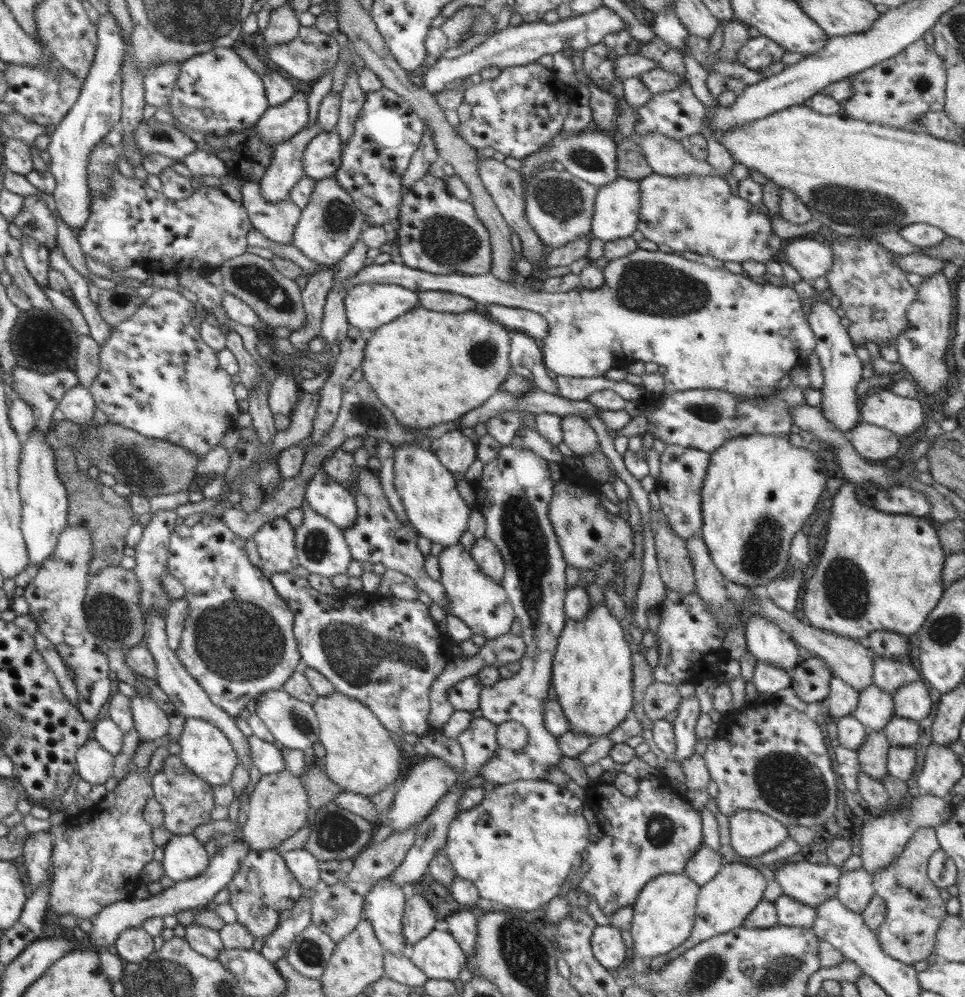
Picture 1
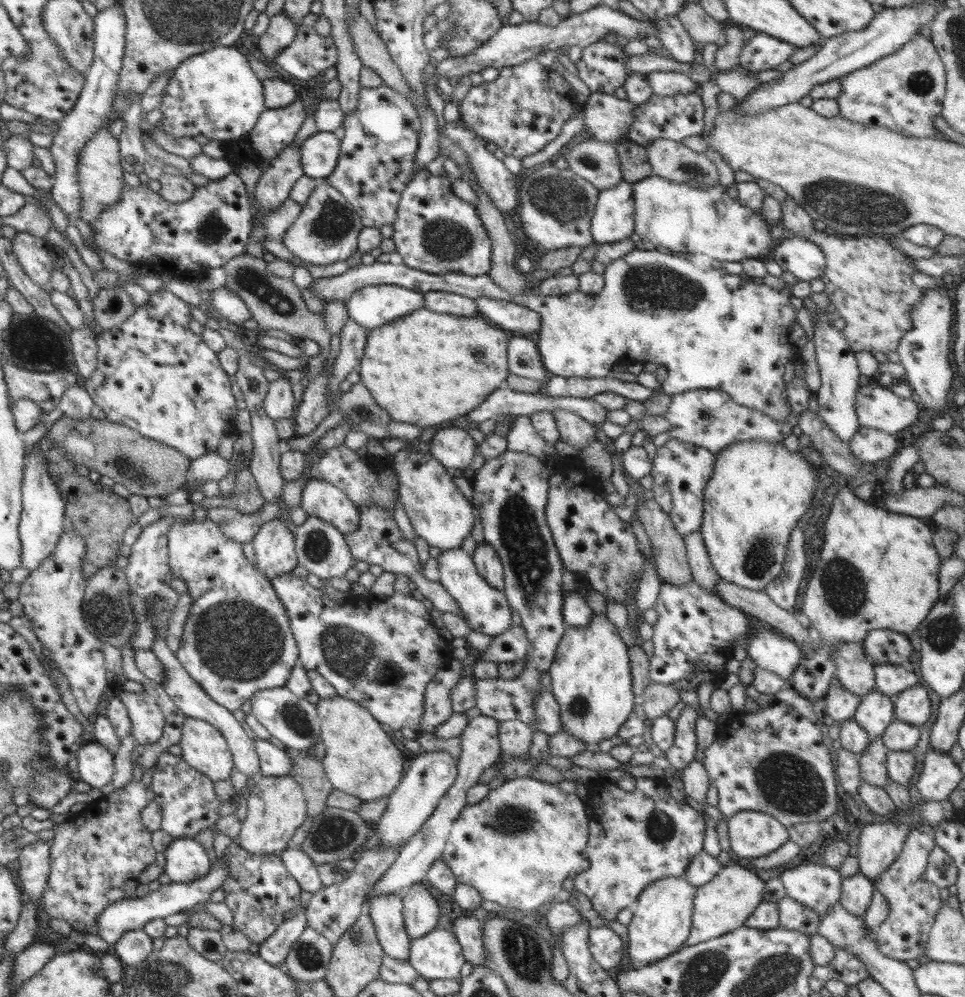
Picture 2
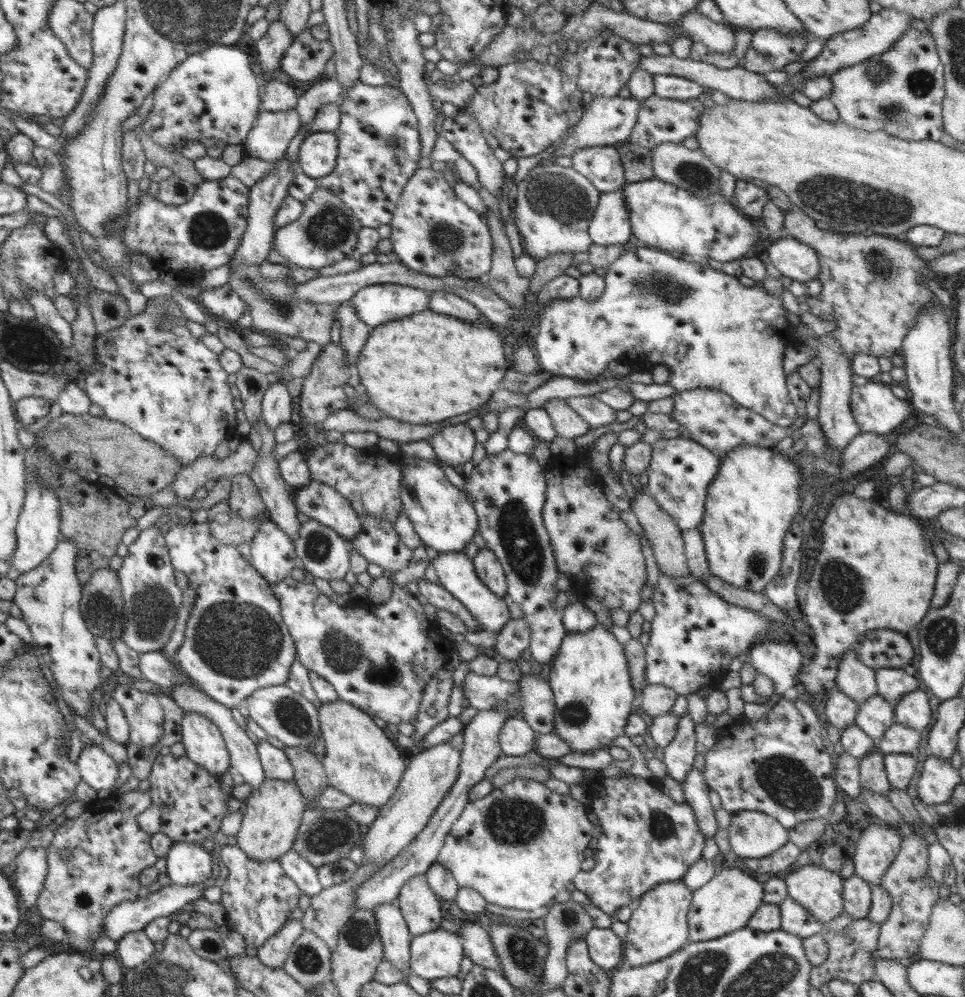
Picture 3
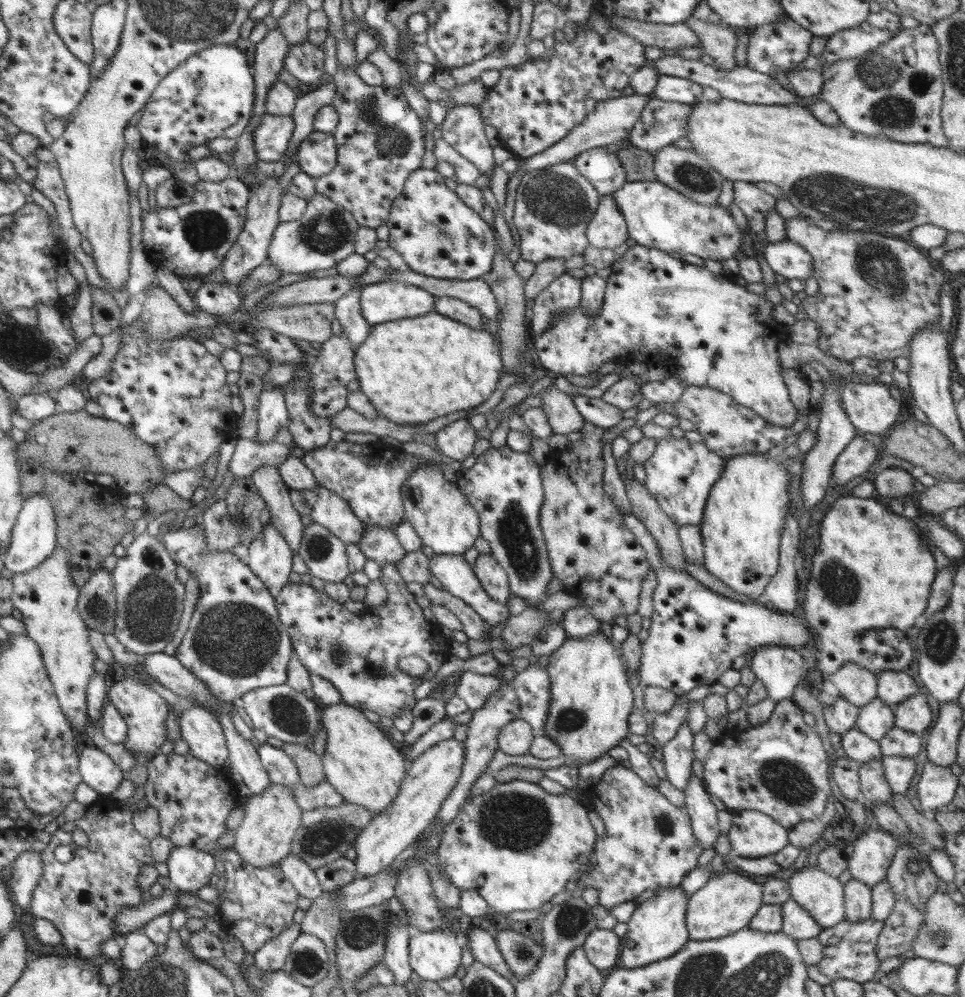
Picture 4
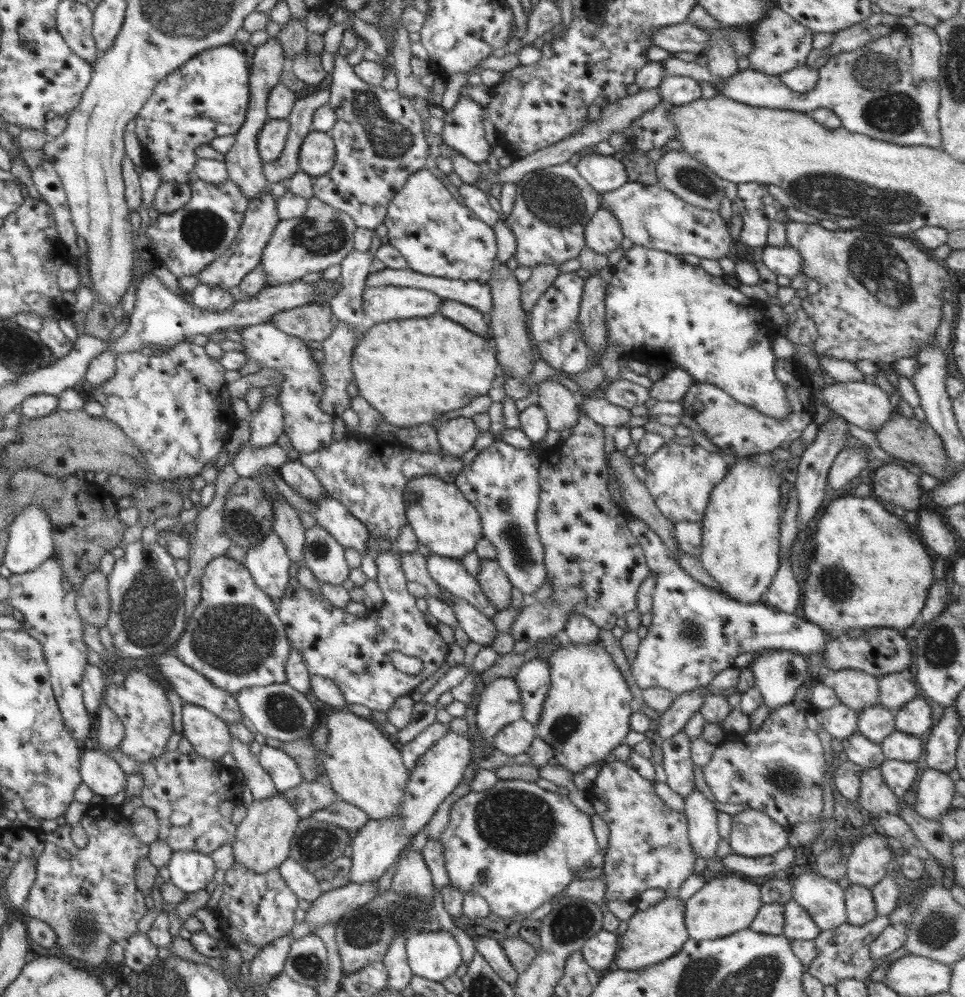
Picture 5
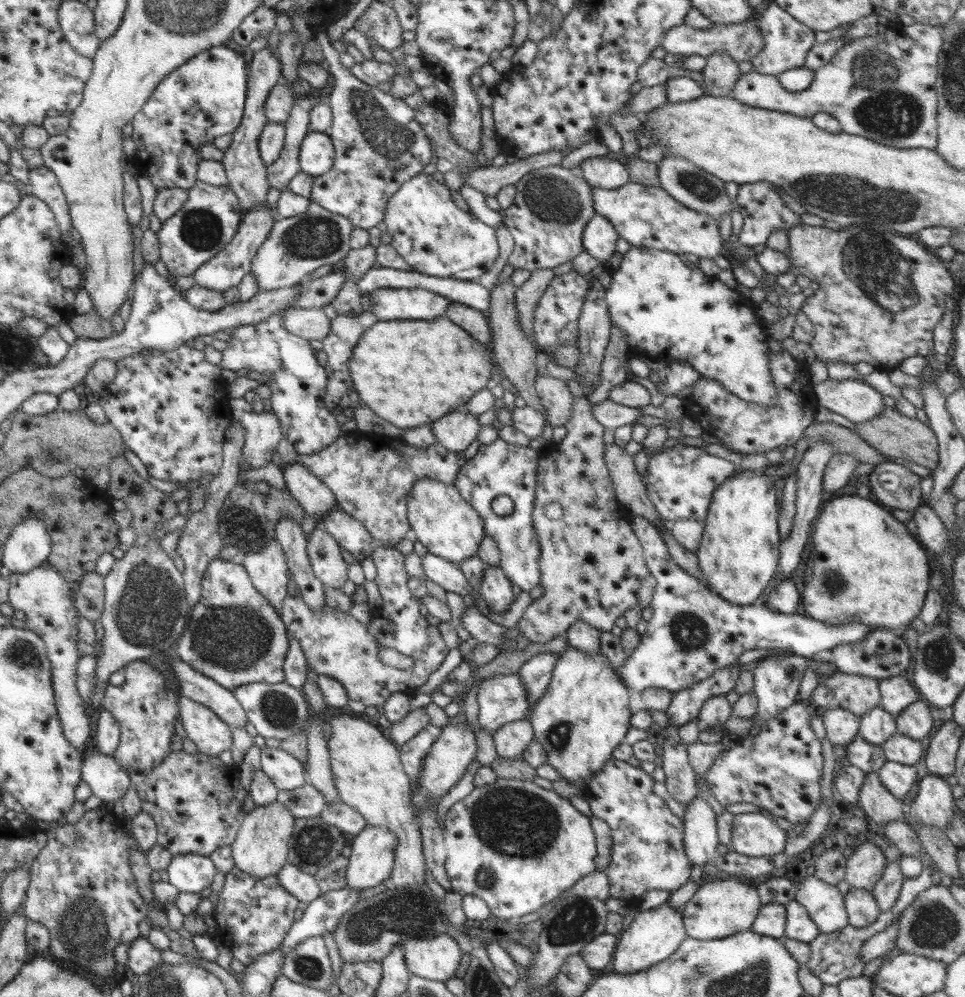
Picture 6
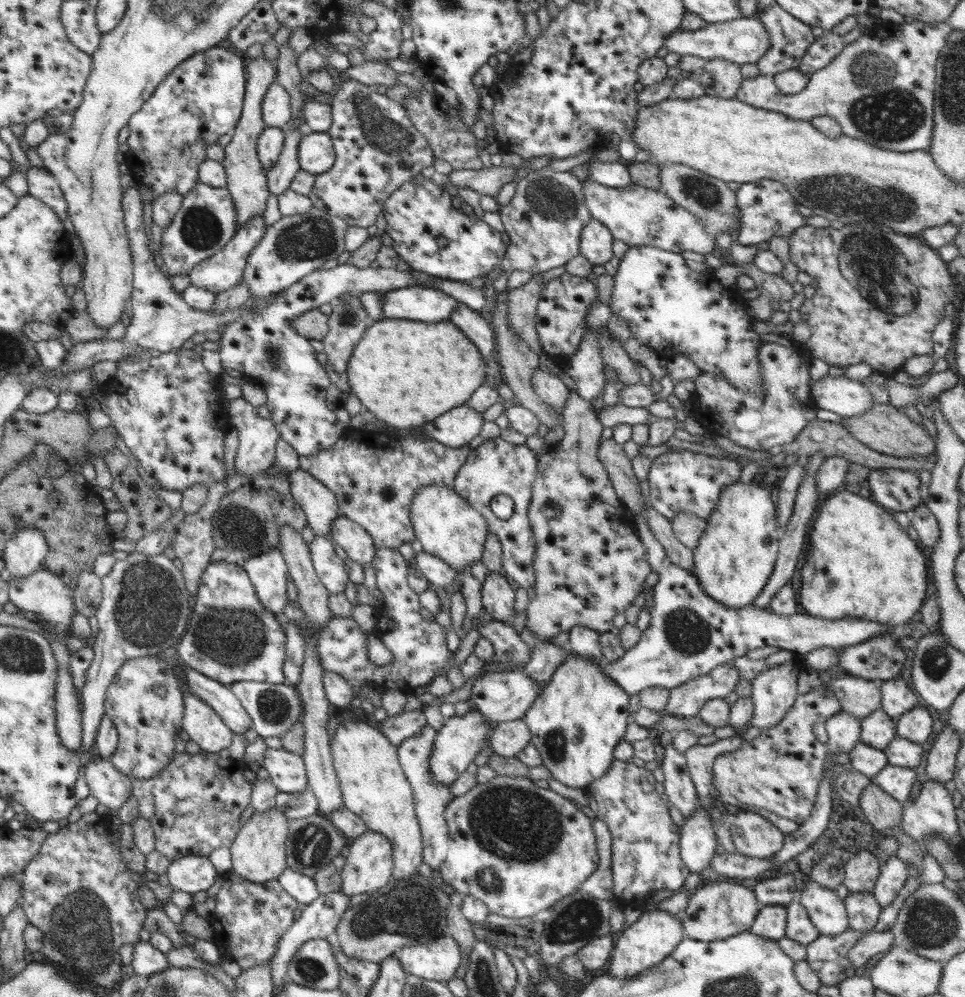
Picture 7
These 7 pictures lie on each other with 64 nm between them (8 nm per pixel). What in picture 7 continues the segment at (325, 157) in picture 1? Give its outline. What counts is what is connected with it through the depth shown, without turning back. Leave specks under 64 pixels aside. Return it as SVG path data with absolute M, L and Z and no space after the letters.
M313 132L300 140L298 146L299 168L310 175L330 171L335 162L332 140L327 133Z

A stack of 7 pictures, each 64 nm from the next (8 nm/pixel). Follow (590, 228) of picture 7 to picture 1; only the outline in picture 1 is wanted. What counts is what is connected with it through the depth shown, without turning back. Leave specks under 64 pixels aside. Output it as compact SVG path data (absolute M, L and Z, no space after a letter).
M618 177L597 188L591 235L602 242L632 237L639 221L638 181Z

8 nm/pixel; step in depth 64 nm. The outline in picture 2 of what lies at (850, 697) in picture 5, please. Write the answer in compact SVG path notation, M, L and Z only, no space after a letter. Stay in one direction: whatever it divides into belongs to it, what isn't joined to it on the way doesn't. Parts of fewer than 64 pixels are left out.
M859 643L838 644L832 659L836 665L834 678L848 692L860 698L875 690L875 670Z

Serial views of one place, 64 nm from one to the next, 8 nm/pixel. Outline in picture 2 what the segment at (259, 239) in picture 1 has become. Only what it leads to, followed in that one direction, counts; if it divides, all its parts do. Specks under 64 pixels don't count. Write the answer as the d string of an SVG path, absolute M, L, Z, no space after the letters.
M264 240L264 249L266 252L278 257L280 260L290 261L294 265L305 267L311 274L314 280L318 278L327 278L337 276L346 272L351 266L349 262L340 261L334 264L324 264L324 266L314 266L314 264L306 264L306 262L300 261L300 259L294 256L282 241Z

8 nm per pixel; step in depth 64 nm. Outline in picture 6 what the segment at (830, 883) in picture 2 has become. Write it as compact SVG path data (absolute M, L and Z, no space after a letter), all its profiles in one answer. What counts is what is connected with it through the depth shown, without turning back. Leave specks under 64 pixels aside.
M811 875L802 879L794 889L795 901L804 906L821 933L836 932L849 924L844 896L836 885Z

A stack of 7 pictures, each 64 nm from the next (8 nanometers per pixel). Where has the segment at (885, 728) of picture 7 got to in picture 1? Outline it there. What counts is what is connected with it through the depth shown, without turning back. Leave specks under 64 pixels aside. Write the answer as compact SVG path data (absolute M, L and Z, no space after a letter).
M872 683L859 692L859 701L853 716L868 732L880 732L894 718L894 709L891 693Z

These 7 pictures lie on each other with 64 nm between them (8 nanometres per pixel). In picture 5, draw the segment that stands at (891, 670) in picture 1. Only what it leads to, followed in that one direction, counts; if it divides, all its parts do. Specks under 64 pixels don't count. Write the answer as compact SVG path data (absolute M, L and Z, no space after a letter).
M886 673L877 679L879 704L891 711L898 710L903 704L918 694L918 687L907 674Z

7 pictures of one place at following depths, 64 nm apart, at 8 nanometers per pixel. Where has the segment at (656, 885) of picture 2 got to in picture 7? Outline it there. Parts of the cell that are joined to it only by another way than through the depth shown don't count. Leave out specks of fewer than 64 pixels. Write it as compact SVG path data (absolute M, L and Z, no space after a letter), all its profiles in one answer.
M656 908L644 911L636 922L631 926L625 926L622 935L618 936L611 952L608 975L620 980L636 976L639 972L662 963L684 937L681 919Z

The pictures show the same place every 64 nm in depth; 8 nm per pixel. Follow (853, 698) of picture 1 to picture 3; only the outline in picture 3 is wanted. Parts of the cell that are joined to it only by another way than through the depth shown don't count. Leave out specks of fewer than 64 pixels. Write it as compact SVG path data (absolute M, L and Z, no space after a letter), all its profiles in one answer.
M829 686L825 693L826 721L839 730L852 726L856 718L859 705L844 691Z

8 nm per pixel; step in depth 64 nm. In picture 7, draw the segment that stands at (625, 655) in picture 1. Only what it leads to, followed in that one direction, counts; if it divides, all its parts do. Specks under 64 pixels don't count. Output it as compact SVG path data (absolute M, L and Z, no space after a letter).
M572 653L558 666L522 718L530 730L530 743L538 749L542 765L550 771L554 779L570 788L584 790L593 780L605 774L615 759L615 746L623 740L628 723L631 722L629 697L601 671L594 660L586 660Z

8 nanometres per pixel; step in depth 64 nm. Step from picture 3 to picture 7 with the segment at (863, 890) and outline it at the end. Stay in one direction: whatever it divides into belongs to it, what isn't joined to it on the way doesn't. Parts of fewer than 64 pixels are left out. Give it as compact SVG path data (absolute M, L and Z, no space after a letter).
M849 892L845 902L849 927L851 929L868 932L877 923L883 909L874 895L870 892Z

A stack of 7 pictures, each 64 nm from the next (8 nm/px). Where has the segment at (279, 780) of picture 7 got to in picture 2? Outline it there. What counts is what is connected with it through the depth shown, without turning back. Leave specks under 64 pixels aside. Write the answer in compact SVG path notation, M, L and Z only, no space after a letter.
M256 738L255 751L260 759L260 770L263 776L286 776L291 774L293 762L285 749L280 749L270 741Z

